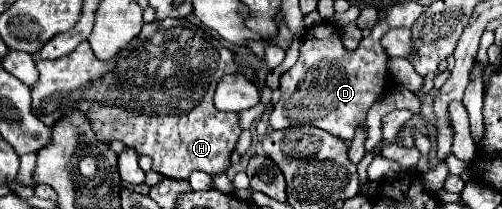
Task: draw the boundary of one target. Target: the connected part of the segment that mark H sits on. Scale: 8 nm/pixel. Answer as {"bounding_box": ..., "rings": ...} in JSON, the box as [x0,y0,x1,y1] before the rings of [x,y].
{"bounding_box":[32,17,240,179],"rings":[[[186,17],[146,23],[140,35],[114,59],[96,59],[88,41],[82,41],[66,57],[54,61],[36,59],[36,67],[40,77],[36,85],[32,85],[32,113],[36,113],[44,125],[52,127],[66,113],[80,109],[90,117],[92,129],[100,141],[122,141],[140,155],[150,155],[154,159],[152,169],[170,179],[188,179],[196,169],[214,175],[230,167],[230,153],[240,137],[238,115],[214,107],[214,89],[224,75],[240,69],[234,55],[220,43],[220,39],[190,23]]]}

